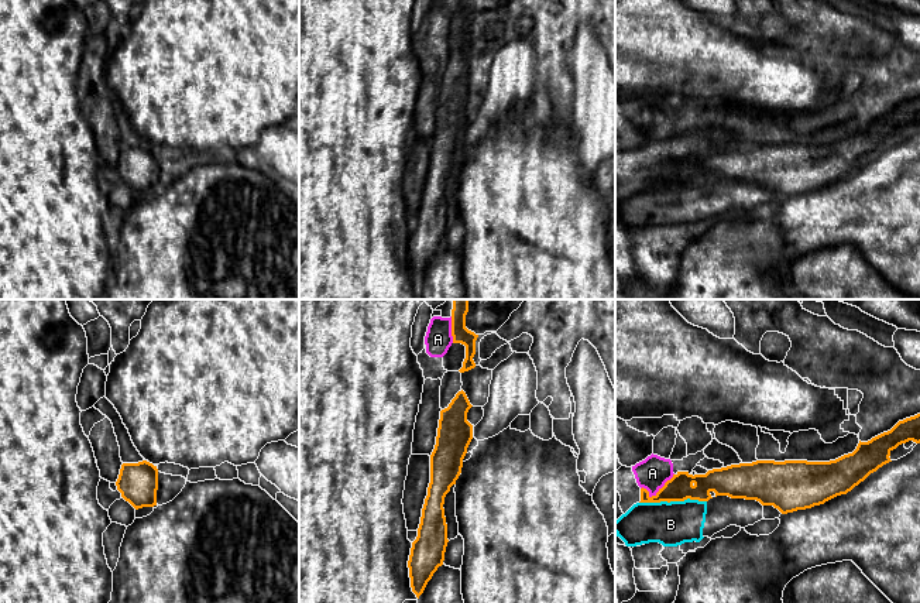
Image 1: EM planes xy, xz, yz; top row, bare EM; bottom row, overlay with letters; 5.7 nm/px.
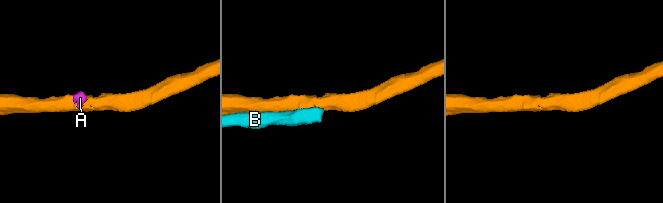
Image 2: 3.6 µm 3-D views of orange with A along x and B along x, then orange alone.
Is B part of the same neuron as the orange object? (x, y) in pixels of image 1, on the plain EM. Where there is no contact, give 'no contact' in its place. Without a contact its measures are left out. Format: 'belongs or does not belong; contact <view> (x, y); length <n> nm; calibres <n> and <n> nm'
does not belong; contact yz (672, 184); length 380 nm; calibres 150 and 260 nm

